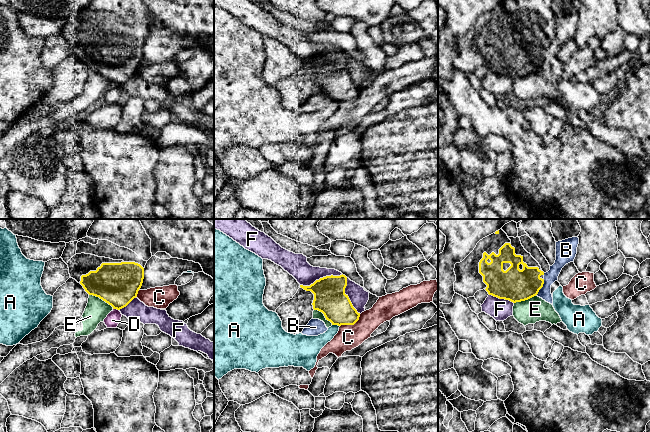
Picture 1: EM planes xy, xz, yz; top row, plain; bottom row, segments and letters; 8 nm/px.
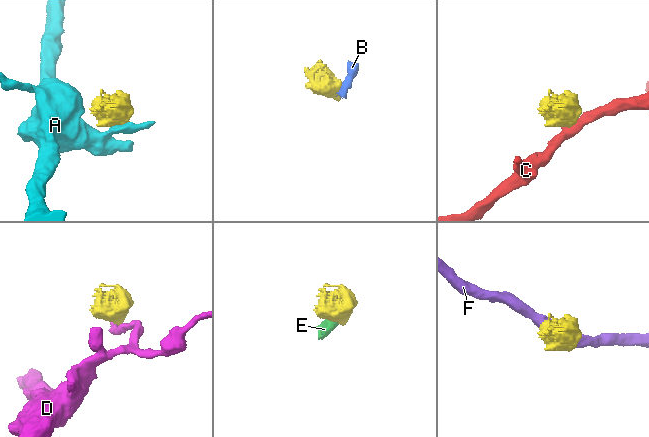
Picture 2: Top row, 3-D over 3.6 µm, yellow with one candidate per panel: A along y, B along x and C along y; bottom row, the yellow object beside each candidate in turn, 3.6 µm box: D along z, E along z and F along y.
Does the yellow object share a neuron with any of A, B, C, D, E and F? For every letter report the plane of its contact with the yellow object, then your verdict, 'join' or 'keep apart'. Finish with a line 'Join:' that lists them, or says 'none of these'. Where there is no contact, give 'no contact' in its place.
A: meets yellow in xz; keep apart
B: meets yellow in yz; keep apart
C: meets yellow in xz; keep apart
D: meets yellow in xy; keep apart
E: meets yellow in xy; keep apart
F: meets yellow in xz; keep apart
Join: none of these

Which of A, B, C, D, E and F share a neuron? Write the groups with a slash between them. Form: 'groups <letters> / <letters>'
groups A / B E / C / D / F

